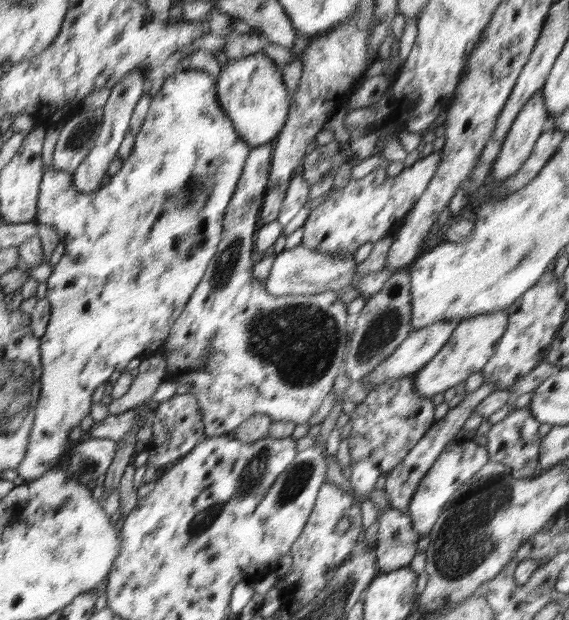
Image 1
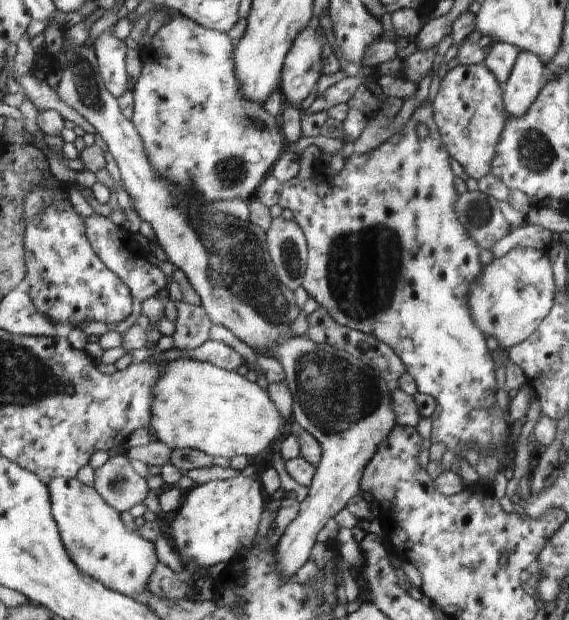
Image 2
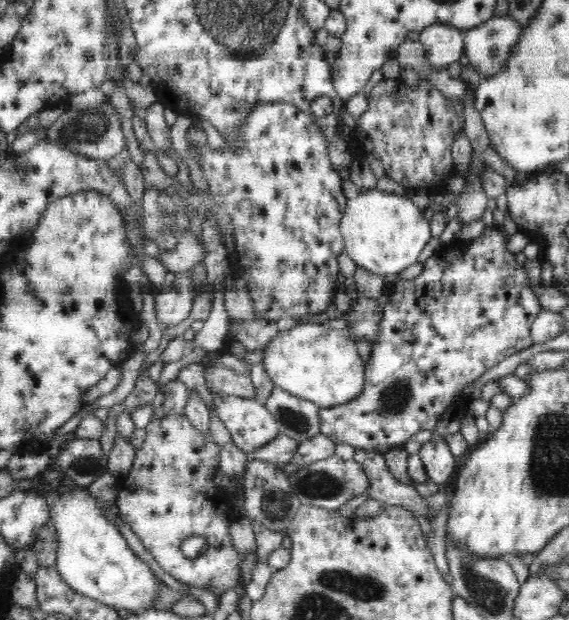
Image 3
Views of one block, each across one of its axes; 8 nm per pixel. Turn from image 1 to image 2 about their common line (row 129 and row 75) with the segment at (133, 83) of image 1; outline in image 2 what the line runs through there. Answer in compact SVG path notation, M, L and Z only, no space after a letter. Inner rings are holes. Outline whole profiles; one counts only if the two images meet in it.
M109 30L102 33L92 44L95 50L99 74L104 87L118 99L128 91L131 77L126 72L126 53L128 48L124 41L113 36Z

